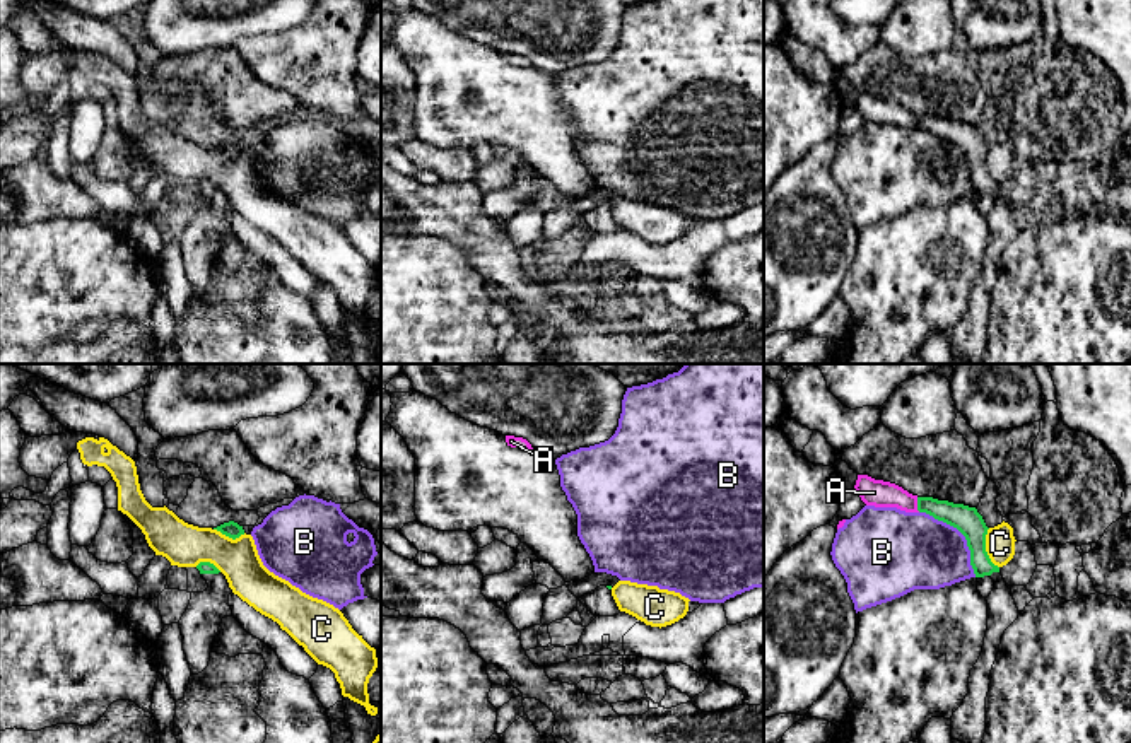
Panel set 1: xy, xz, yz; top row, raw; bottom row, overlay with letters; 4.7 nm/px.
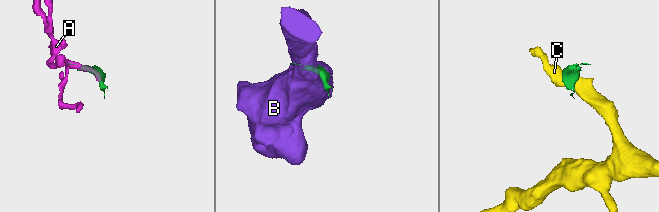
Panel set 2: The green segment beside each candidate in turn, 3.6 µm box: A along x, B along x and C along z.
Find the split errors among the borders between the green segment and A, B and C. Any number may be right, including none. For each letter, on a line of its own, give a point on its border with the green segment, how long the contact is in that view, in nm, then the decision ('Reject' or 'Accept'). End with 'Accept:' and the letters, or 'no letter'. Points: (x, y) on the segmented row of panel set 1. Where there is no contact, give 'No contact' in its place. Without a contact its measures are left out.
A: Touches green at yz (918, 504). Shared border 70 nm. Reject
B: Touches green at yz (962, 533). Shared border 420 nm. Reject
C: Touches green at yz (984, 549). Shared border 200 nm. Reject
Accept: no letter

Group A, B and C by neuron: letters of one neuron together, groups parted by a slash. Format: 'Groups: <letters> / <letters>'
Groups: A / B / C

